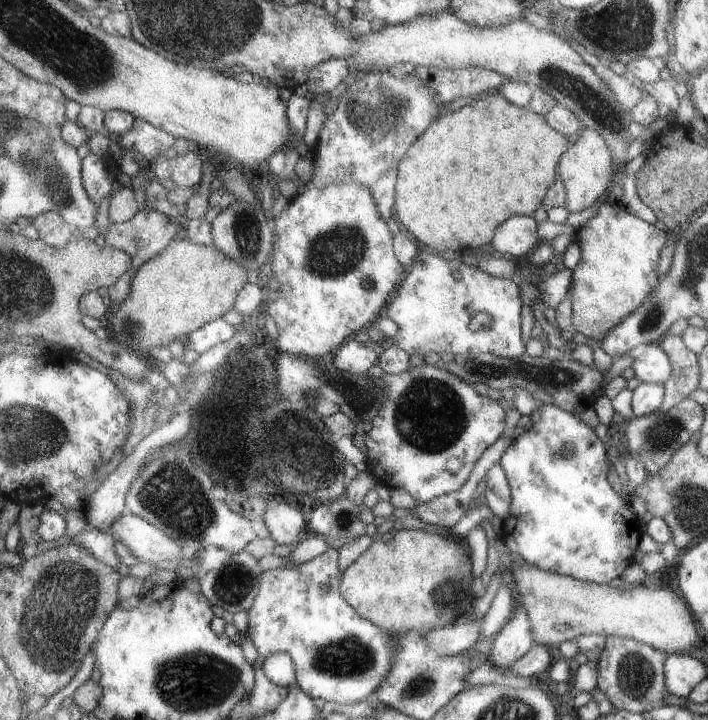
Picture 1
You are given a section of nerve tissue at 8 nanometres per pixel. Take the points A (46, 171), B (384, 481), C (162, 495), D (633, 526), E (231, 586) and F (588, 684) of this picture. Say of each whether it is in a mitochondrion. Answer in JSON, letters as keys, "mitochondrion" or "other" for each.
{"A":"mitochondrion","B":"other","C":"mitochondrion","D":"other","E":"mitochondrion","F":"other"}

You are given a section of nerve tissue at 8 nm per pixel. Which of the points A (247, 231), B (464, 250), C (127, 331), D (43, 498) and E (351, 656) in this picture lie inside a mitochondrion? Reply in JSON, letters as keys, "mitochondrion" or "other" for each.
{"A":"mitochondrion","B":"other","C":"mitochondrion","D":"other","E":"mitochondrion"}

